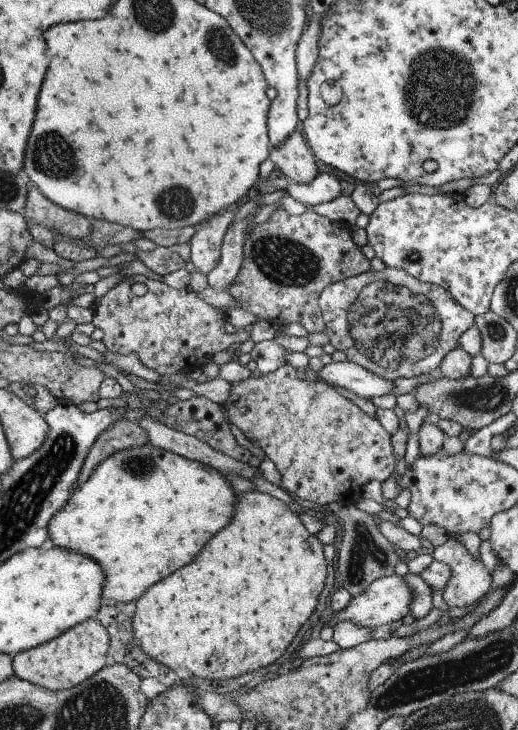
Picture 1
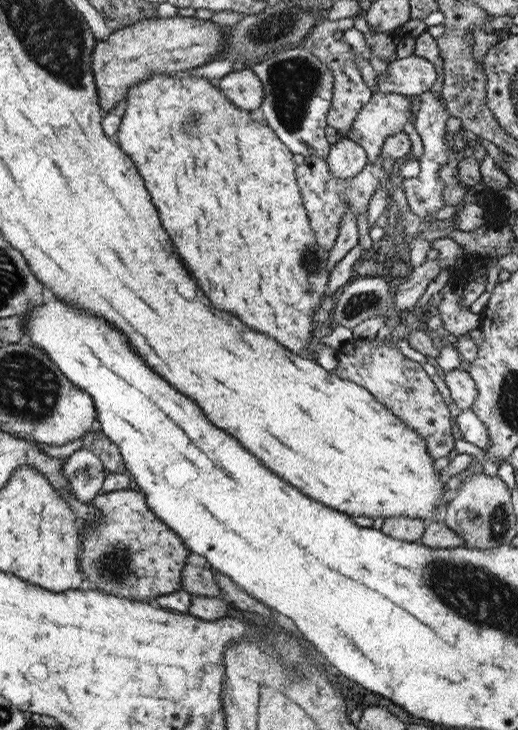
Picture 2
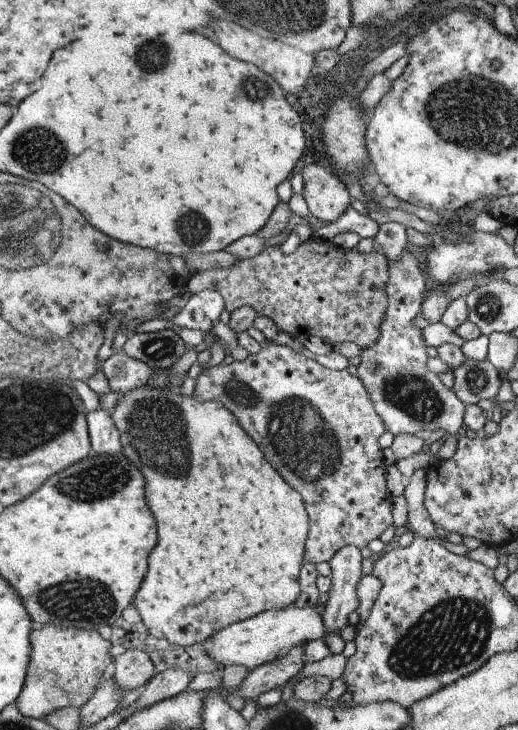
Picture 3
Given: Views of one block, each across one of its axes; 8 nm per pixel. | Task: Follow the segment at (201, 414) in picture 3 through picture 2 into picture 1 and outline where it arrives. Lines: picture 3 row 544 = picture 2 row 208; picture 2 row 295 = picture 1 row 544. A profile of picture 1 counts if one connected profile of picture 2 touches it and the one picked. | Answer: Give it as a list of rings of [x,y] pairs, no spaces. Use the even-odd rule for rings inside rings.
[[[255,488],[254,492],[239,493],[230,524],[208,540],[196,560],[147,588],[135,601],[133,634],[148,658],[172,670],[186,669],[207,681],[236,678],[274,664],[284,654],[316,609],[326,574],[320,539],[308,532],[286,503]]]

